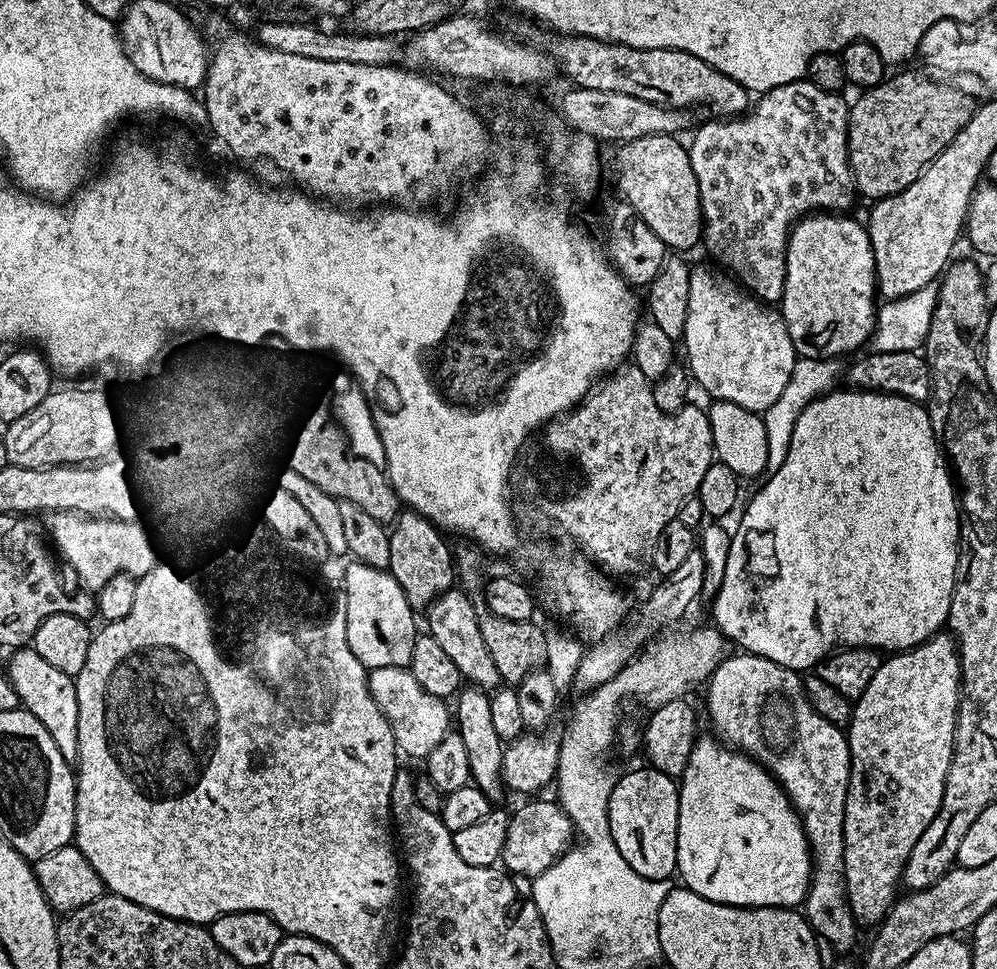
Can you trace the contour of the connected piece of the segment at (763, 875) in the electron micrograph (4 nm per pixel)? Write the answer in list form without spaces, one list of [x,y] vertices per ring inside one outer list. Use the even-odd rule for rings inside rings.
[[[701,735],[696,741],[694,750],[690,750],[690,760],[686,762],[686,770],[678,778],[680,805],[678,806],[678,850],[676,851],[676,872],[681,876],[683,887],[694,894],[702,894],[702,898],[710,898],[710,902],[719,904],[735,904],[737,908],[791,908],[803,905],[808,895],[808,882],[812,878],[812,850],[808,847],[808,835],[804,833],[804,824],[800,815],[788,801],[787,794],[778,781],[751,756],[745,756],[739,750],[725,746],[719,739],[711,735]]]

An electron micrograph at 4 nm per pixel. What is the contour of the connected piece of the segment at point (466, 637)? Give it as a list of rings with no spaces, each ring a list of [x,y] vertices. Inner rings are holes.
[[[456,586],[440,595],[426,610],[426,617],[428,616],[426,632],[434,638],[434,642],[438,642],[438,646],[442,646],[442,651],[454,661],[454,666],[458,666],[461,677],[469,685],[495,690],[502,684],[498,666],[494,666],[494,658],[490,658],[490,650],[486,650],[482,630],[478,630],[476,604],[467,595],[469,596],[467,591]]]

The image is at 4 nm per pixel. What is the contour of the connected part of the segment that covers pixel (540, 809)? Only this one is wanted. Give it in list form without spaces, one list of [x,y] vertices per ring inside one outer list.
[[[544,798],[529,799],[532,800],[529,804],[522,805],[516,813],[513,811],[508,818],[502,864],[516,878],[540,876],[562,853],[568,851],[574,840],[574,829],[564,809],[555,799],[540,799]]]

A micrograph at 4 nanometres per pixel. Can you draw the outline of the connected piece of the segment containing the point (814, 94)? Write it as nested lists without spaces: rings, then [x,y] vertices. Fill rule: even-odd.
[[[807,78],[795,80],[763,93],[757,104],[755,101],[748,111],[738,116],[712,118],[709,124],[700,124],[688,148],[704,215],[702,248],[714,259],[721,260],[723,267],[755,299],[769,306],[779,305],[784,296],[788,236],[796,223],[813,214],[847,213],[847,208],[858,200],[848,157],[850,104],[844,98],[818,90]]]

